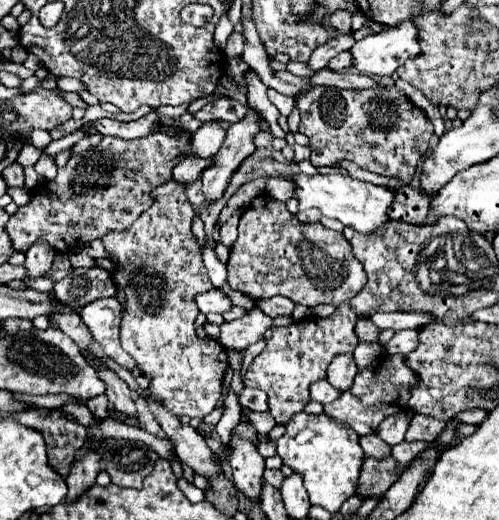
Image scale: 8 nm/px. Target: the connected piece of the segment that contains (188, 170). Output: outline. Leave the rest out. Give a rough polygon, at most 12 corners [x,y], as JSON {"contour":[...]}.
{"contour":[[187,155],[173,169],[173,181],[187,187],[213,165],[213,157]]}

